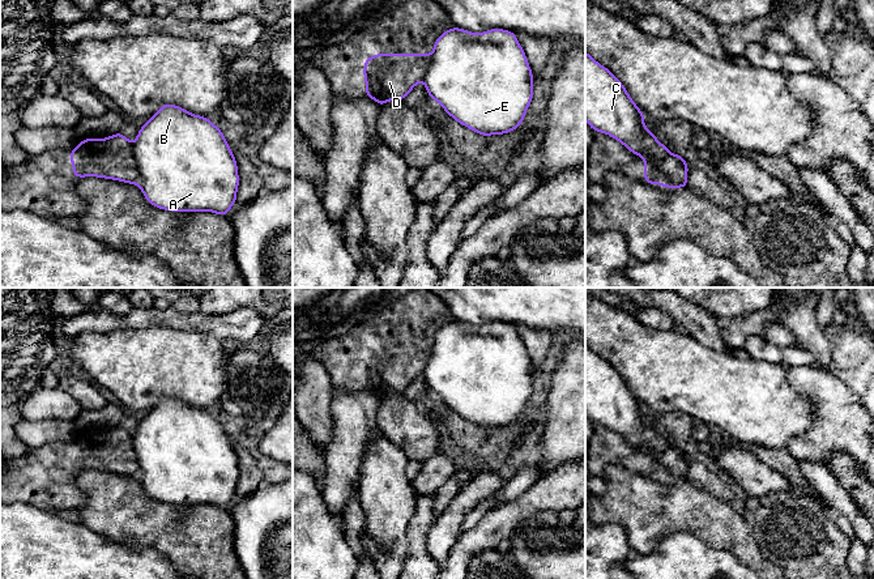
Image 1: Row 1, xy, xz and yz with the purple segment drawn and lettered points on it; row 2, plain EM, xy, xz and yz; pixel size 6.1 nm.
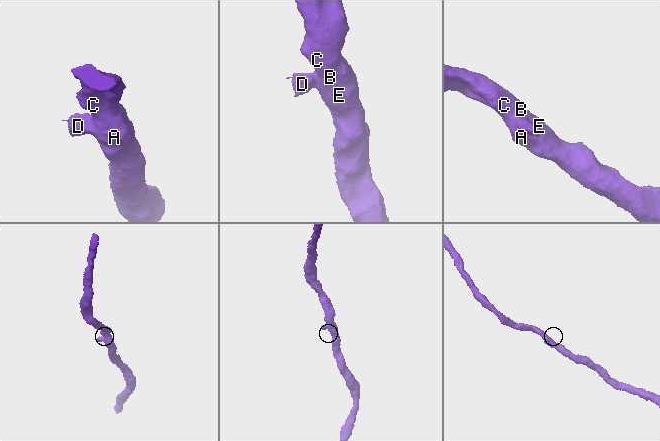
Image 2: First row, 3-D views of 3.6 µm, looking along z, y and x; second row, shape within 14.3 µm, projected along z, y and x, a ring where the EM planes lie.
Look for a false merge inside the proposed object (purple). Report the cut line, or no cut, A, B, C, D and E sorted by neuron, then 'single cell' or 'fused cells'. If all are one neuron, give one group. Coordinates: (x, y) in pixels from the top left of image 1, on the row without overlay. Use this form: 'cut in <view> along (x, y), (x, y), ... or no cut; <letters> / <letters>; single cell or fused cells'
cut in xy along (131, 437), (139, 476); A B C E / D; fused cells

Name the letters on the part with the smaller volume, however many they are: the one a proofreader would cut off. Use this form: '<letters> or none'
D

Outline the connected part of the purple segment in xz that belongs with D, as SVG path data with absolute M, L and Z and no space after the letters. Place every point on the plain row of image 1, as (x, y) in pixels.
M375 346L364 352L363 369L366 389L381 400L388 393L402 393L413 380L423 374L432 346Z

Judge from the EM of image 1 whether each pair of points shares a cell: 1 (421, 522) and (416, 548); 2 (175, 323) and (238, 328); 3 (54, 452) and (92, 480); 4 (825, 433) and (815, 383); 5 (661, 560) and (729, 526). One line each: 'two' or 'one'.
1: one
2: one
3: two
4: one
5: two

